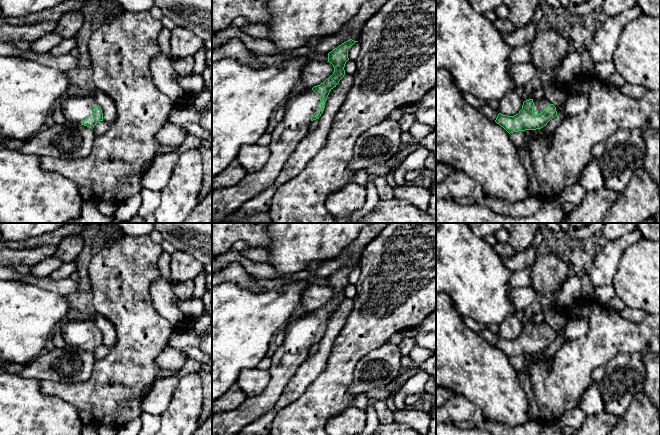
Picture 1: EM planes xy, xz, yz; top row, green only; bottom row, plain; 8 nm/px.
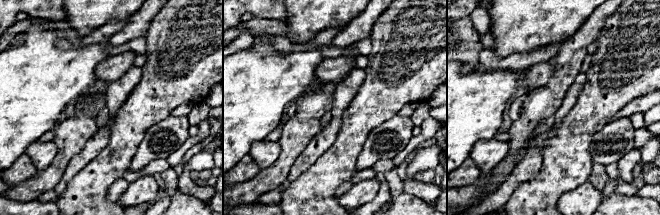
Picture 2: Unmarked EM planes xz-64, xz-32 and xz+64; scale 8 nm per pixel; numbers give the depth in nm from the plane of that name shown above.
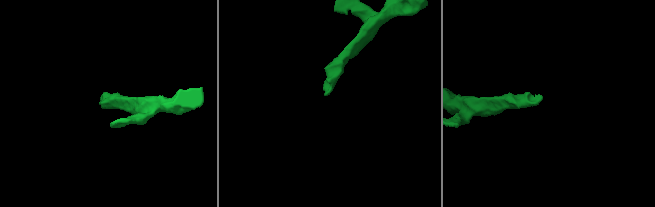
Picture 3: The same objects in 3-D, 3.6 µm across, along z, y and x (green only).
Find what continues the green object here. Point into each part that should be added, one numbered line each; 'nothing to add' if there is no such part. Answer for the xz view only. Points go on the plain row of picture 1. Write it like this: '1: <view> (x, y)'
1: xz (288, 357)

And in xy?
1: xy (76, 333)

